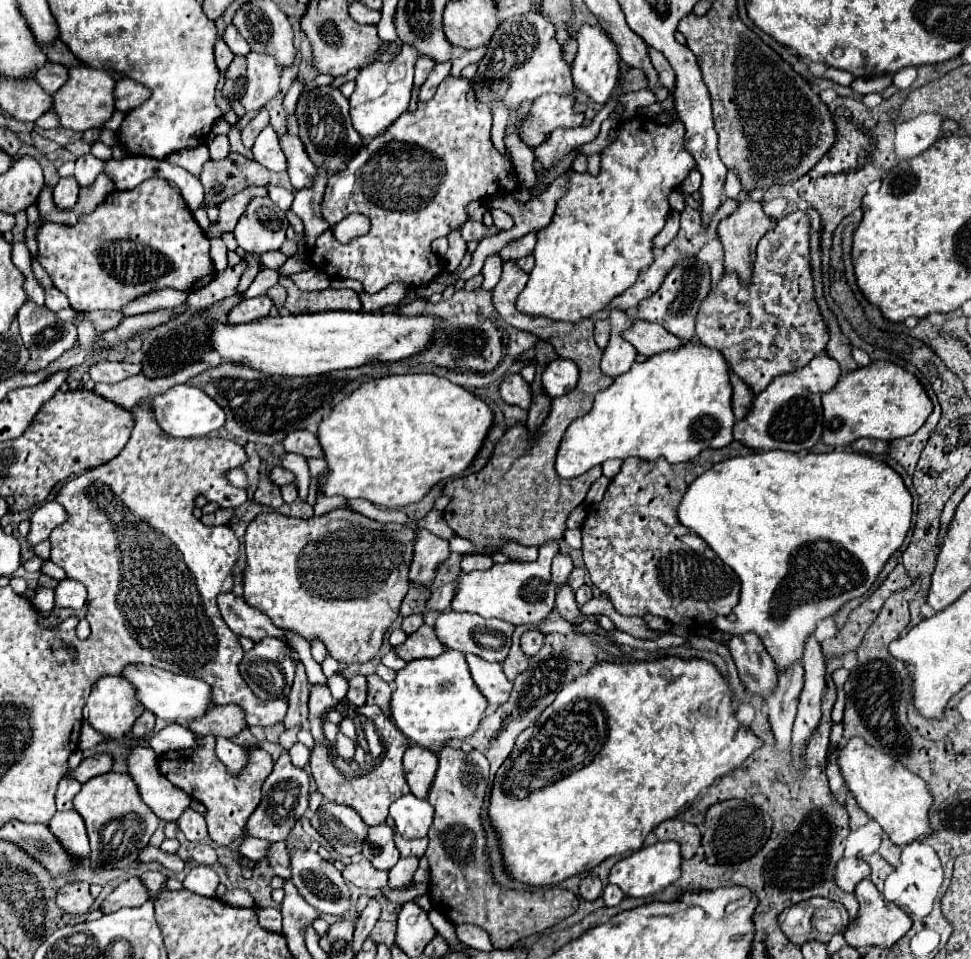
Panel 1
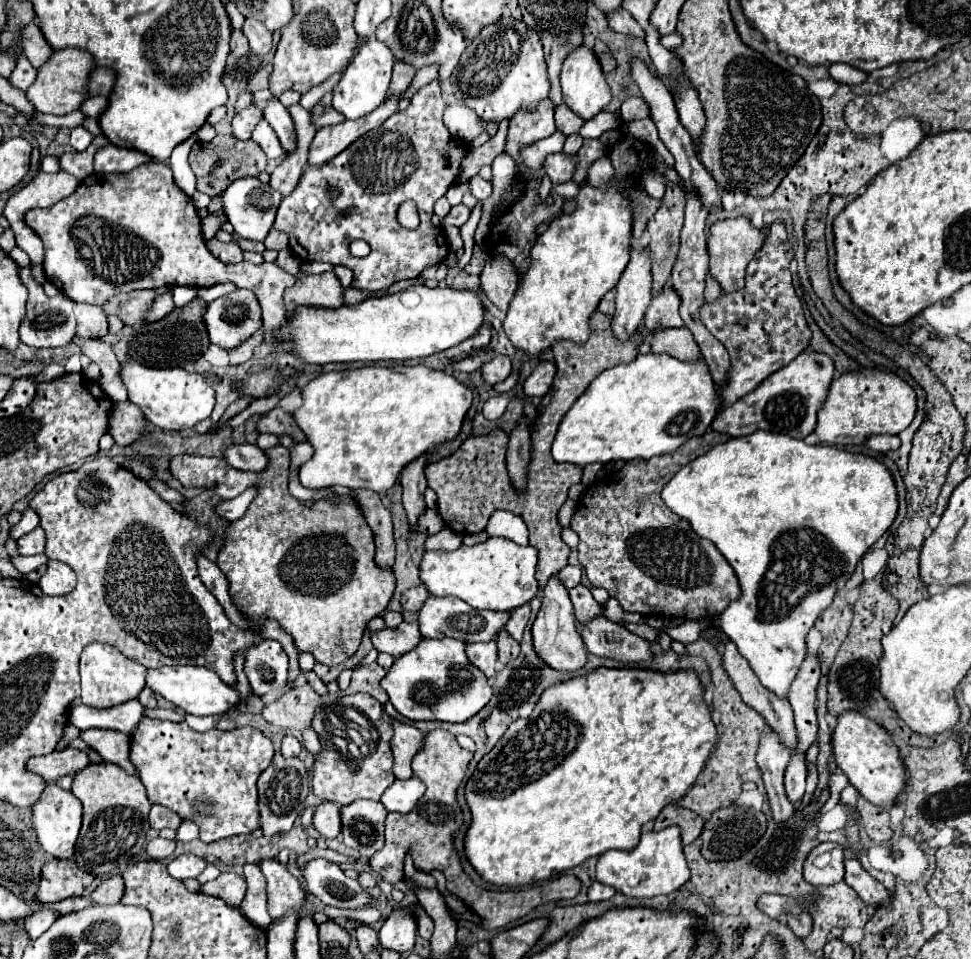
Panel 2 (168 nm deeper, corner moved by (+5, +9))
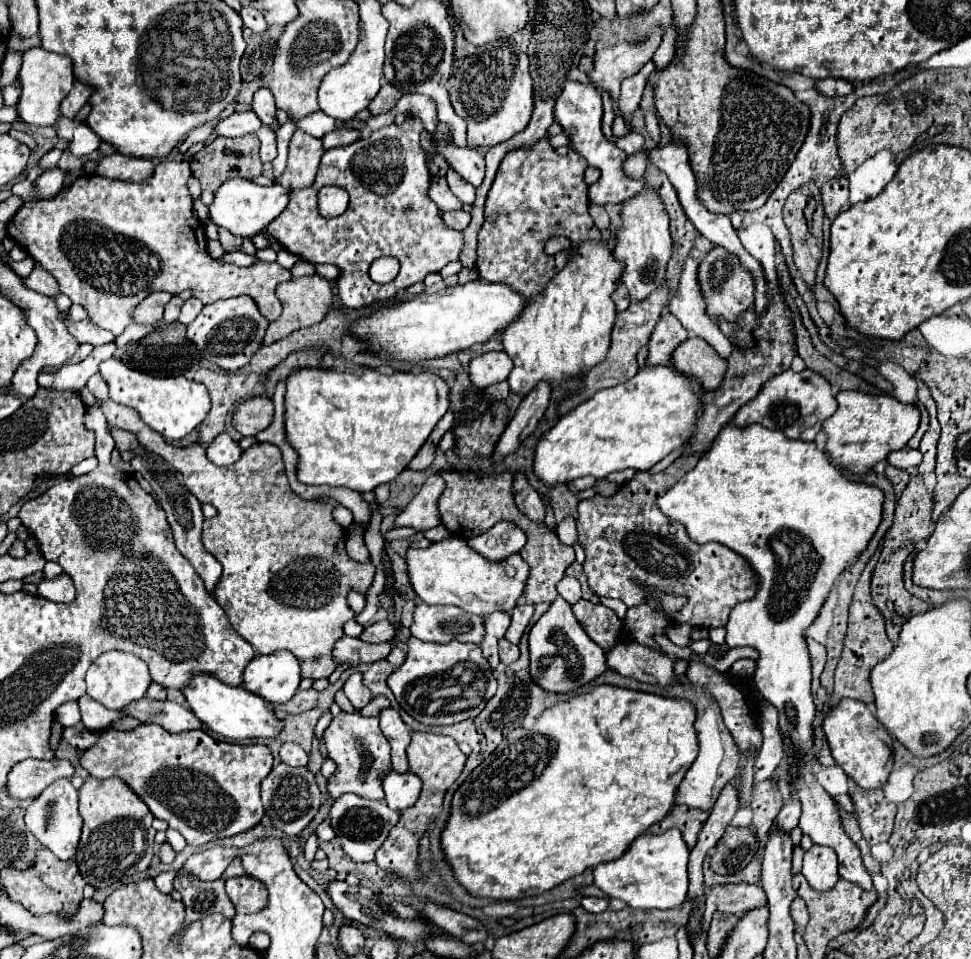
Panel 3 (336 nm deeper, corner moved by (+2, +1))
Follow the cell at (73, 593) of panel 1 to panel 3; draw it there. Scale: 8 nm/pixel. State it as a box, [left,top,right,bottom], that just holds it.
[39,574,75,602]

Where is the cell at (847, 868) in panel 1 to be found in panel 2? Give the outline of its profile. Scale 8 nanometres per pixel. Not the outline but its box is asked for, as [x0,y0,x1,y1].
[804,842,844,886]

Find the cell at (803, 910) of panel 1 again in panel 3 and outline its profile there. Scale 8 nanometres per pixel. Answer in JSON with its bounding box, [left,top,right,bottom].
[703,884,765,932]

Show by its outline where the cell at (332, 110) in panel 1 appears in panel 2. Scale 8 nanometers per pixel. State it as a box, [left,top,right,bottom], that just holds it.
[310,104,344,128]

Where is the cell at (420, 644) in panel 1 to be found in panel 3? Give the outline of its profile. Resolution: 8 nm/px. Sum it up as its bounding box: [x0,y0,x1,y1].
[333,636,399,668]

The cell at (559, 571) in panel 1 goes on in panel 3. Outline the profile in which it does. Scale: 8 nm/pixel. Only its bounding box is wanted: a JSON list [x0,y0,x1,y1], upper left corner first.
[529,596,607,694]

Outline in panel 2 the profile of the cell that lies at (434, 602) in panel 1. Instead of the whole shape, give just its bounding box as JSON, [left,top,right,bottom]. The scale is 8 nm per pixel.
[402,586,430,612]

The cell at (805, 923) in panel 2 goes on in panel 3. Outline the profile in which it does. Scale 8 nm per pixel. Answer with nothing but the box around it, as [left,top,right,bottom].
[791,896,809,930]

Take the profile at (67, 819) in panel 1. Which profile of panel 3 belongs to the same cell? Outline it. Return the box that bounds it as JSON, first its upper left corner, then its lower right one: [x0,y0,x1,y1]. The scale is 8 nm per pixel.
[25,778,81,860]

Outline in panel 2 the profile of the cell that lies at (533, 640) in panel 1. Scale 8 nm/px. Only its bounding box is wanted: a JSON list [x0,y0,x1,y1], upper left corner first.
[506,604,530,640]

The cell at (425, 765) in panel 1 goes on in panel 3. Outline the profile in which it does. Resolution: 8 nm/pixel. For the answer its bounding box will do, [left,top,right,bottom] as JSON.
[379,708,411,770]

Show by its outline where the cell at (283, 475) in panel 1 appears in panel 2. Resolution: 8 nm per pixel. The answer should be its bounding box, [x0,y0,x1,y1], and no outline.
[224,444,270,472]

